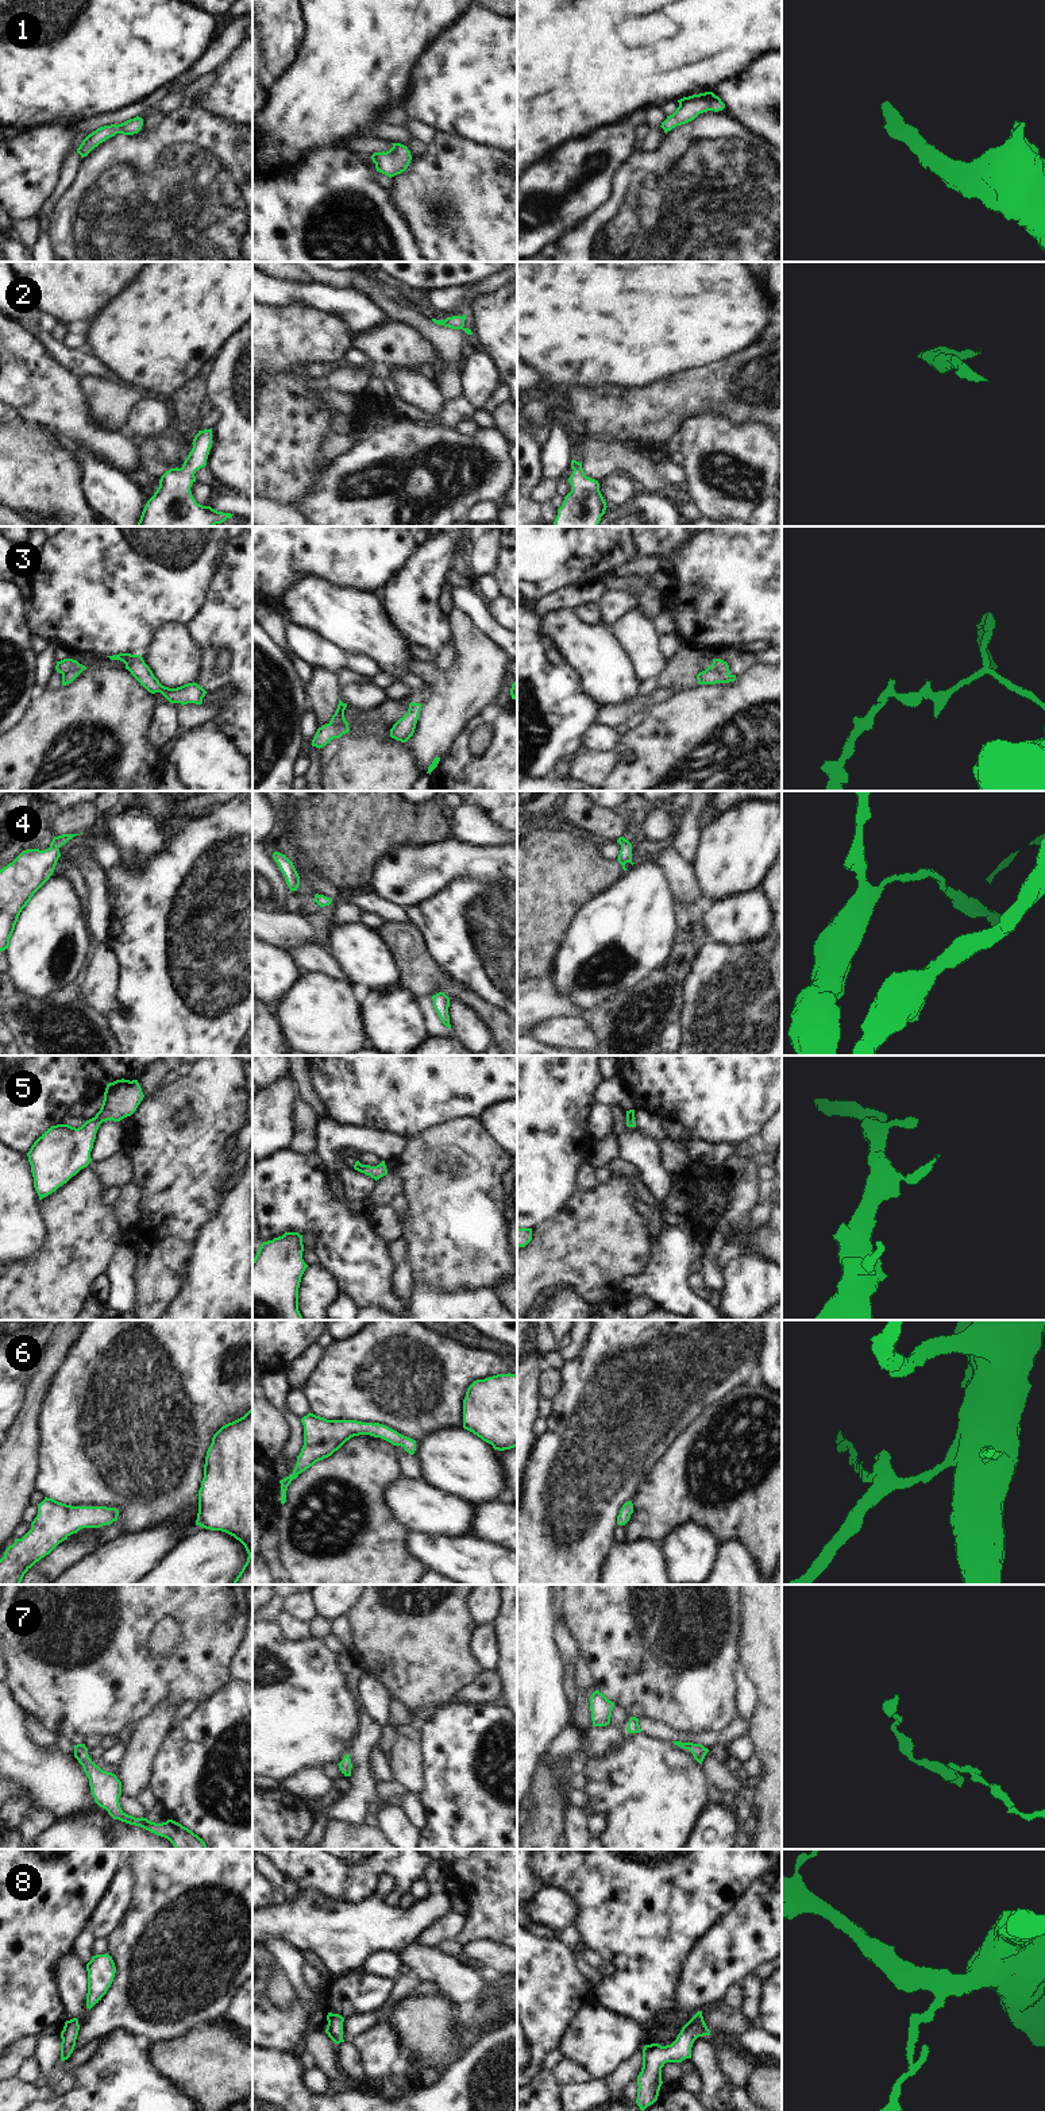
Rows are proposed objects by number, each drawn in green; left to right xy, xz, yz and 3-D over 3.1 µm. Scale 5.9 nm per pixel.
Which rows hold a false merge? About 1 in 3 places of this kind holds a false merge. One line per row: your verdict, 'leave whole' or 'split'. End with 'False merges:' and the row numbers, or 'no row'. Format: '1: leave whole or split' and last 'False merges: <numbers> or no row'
1: leave whole
2: leave whole
3: split
4: leave whole
5: leave whole
6: leave whole
7: leave whole
8: leave whole
False merges: 3

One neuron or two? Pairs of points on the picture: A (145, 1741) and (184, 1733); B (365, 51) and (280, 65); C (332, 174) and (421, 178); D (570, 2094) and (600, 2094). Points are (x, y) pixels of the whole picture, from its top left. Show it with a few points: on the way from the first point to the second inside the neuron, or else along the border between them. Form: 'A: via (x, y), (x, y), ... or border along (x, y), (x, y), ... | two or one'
A: border along (177, 1724), (165, 1740), (153, 1766) | two
B: border along (303, 34), (290, 66), (278, 77), (268, 80) | two
C: border along (386, 190), (389, 203), (403, 219) | two
D: via (577, 2094), (593, 2094) | one

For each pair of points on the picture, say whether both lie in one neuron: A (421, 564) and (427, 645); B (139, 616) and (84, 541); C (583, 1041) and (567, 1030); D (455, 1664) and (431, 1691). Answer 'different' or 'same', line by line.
A: same
B: same
C: same
D: same

